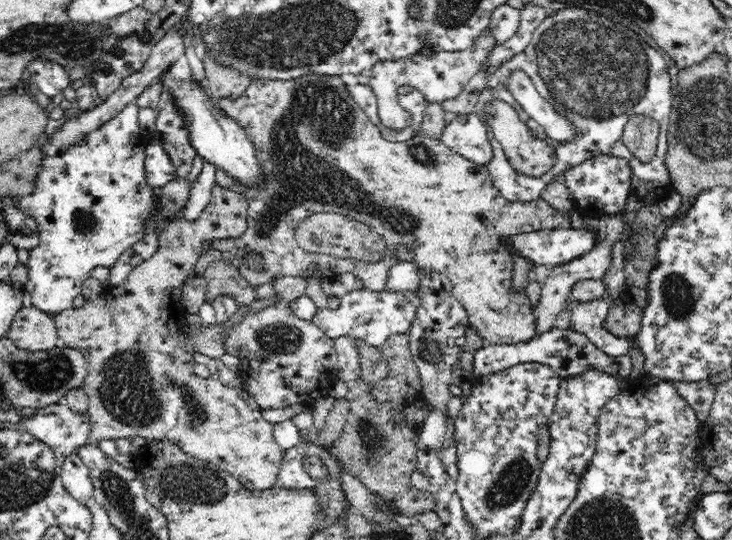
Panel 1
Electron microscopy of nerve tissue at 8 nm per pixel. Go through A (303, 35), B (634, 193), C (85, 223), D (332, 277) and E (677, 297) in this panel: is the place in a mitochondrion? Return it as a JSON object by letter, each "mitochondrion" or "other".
{"A":"mitochondrion","B":"other","C":"mitochondrion","D":"other","E":"mitochondrion"}

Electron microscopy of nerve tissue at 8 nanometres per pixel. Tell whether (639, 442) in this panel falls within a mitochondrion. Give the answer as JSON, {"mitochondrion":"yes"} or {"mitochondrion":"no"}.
{"mitochondrion":"no"}

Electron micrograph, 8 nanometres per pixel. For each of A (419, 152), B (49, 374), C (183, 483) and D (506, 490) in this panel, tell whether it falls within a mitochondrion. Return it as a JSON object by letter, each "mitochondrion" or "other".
{"A":"mitochondrion","B":"mitochondrion","C":"mitochondrion","D":"mitochondrion"}

